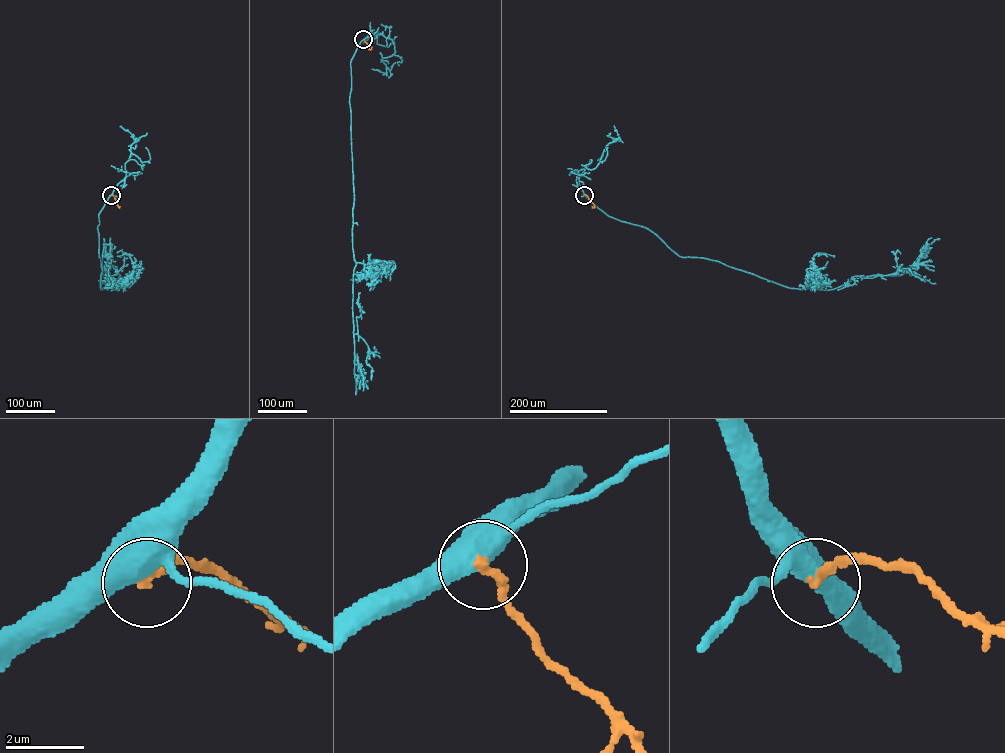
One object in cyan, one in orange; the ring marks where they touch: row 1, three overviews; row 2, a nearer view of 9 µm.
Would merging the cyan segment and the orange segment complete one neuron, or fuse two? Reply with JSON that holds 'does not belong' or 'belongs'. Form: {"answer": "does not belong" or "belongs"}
{"answer": "does not belong"}

